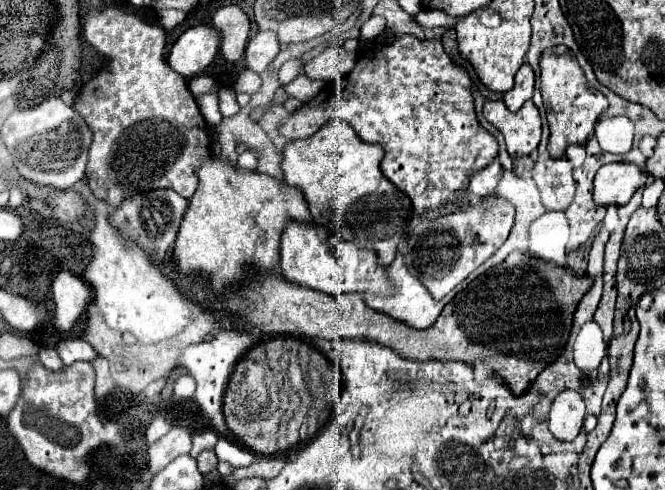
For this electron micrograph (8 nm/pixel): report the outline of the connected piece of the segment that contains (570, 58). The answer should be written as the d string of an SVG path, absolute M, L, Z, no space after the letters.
M557 45L545 49L539 57L539 65L541 65L541 95L547 109L549 129L551 129L547 149L553 157L559 157L565 153L569 145L583 145L593 135L593 127L599 115L607 109L607 99L597 89L589 87L589 81L585 79L585 73L581 71L569 47Z

